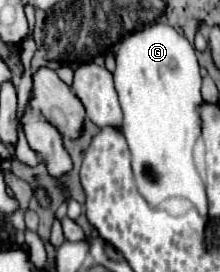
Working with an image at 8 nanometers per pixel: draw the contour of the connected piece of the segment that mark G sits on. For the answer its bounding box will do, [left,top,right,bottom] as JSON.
[114,25,204,211]

